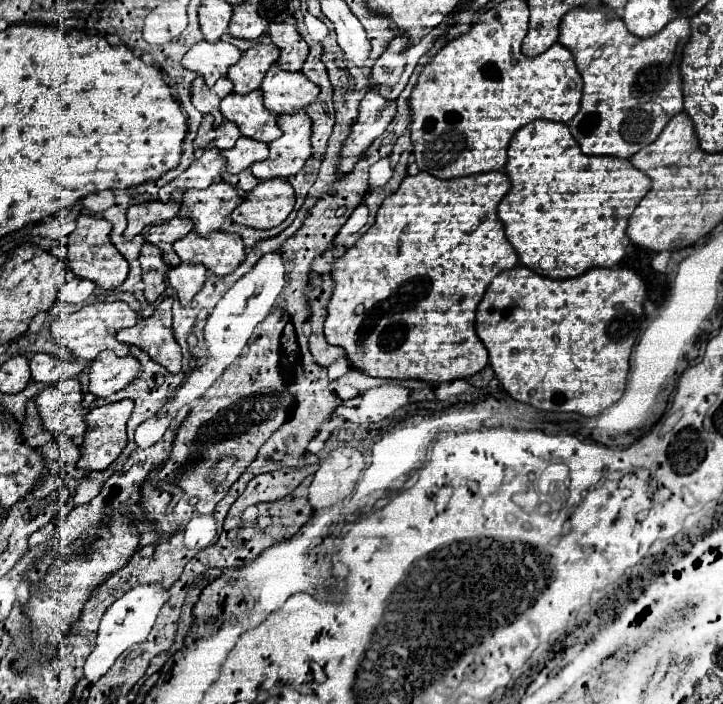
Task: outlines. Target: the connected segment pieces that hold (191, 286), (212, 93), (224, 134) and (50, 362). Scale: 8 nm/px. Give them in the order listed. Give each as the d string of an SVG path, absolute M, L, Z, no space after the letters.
M181 263L167 273L167 281L177 291L181 305L187 305L201 291L205 279L207 269L201 263Z
M195 77L191 87L191 101L201 113L211 113L215 123L223 123L223 115L219 111L219 103L223 97L233 93L233 83L227 77L221 77L213 87L207 87L201 77Z
M225 121L223 125L217 127L217 139L215 139L215 145L217 145L219 149L229 149L229 147L235 145L235 141L237 141L239 137L241 137L239 127L237 127L235 123Z
M37 353L37 355L31 355L29 365L31 365L31 379L33 381L55 385L63 379L75 379L83 371L85 361L75 359L71 363L63 363L53 355Z

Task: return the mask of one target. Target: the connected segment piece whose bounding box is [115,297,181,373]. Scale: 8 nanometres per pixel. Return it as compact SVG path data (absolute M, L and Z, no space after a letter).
M167 297L151 317L141 319L135 327L117 331L117 341L137 345L155 363L163 365L171 373L181 371L181 347L171 329L171 299Z

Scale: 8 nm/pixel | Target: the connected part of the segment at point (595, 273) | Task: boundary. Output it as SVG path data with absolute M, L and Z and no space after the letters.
M517 265L499 273L487 287L475 319L475 331L489 351L489 363L503 389L517 401L543 411L571 411L597 417L625 393L629 355L641 333L647 289L641 277L623 267L589 269L573 279L545 279Z

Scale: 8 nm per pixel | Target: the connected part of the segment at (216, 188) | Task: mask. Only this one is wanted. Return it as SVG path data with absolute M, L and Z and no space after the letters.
M213 183L203 191L185 191L179 215L195 221L195 233L207 235L209 231L223 229L231 211L243 201L239 191L229 183Z

